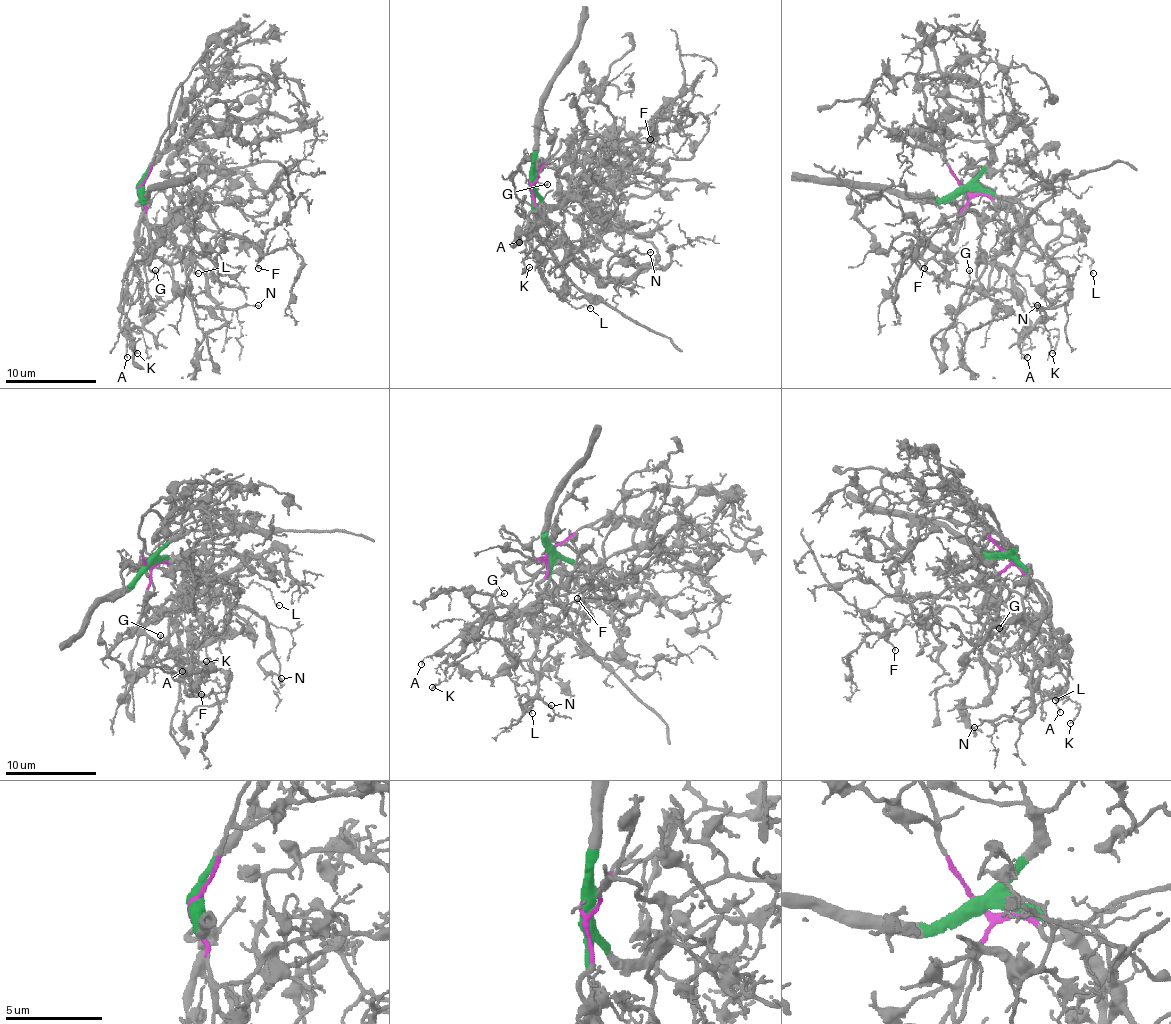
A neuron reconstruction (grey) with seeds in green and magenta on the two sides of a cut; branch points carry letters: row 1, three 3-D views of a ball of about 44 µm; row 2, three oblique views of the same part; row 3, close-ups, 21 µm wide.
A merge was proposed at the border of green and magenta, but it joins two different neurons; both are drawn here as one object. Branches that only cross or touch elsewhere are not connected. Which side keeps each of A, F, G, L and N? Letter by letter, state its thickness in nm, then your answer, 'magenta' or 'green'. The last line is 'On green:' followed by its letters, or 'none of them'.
A: 90 nm thick; green
F: 110 nm thick; magenta
G: 120 nm thick; green
L: 100 nm thick; green
N: 120 nm thick; green
On green: A, G, L, N

